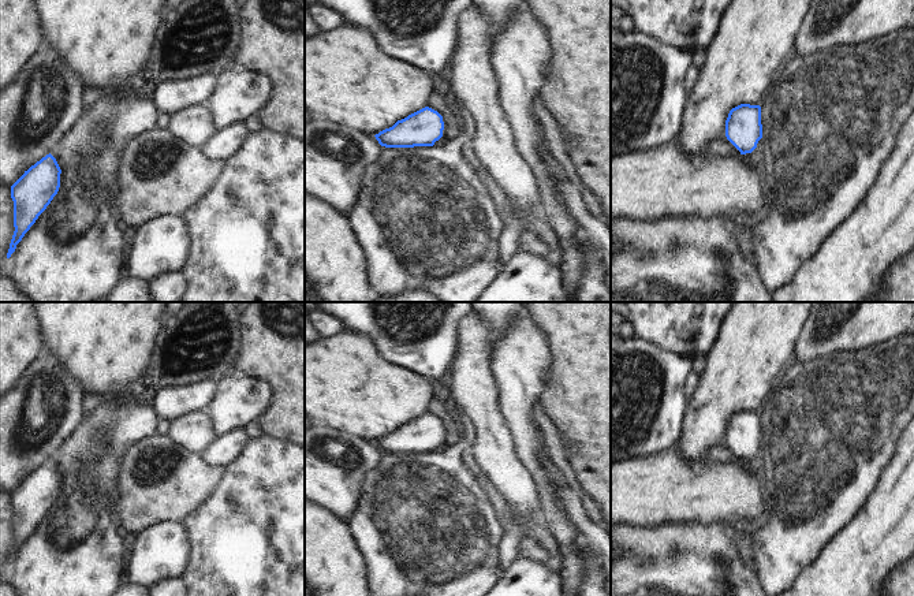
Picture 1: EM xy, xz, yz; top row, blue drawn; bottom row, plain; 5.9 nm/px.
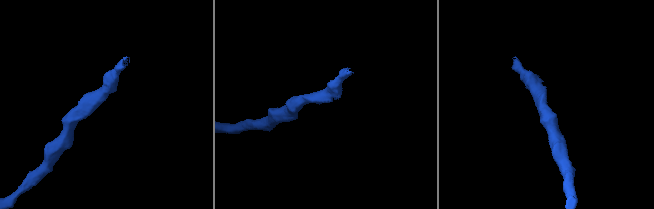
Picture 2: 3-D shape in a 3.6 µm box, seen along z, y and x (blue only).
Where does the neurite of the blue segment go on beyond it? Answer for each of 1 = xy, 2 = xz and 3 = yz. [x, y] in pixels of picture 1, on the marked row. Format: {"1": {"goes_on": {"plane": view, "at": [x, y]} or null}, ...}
{"1": {"goes_on": null}, "2": {"goes_on": null}, "3": {"goes_on": null}}

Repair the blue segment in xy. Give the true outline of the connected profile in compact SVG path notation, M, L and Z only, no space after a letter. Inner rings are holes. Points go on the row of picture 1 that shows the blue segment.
M49 153L25 171L25 174L11 186L15 231L7 258L11 257L16 245L57 194L60 174L61 170L56 159Z

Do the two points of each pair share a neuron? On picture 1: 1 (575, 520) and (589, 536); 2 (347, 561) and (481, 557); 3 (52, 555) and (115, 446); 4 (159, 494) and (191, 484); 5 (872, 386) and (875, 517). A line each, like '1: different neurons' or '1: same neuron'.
1: same neuron
2: different neurons
3: same neuron
4: same neuron
5: different neurons

